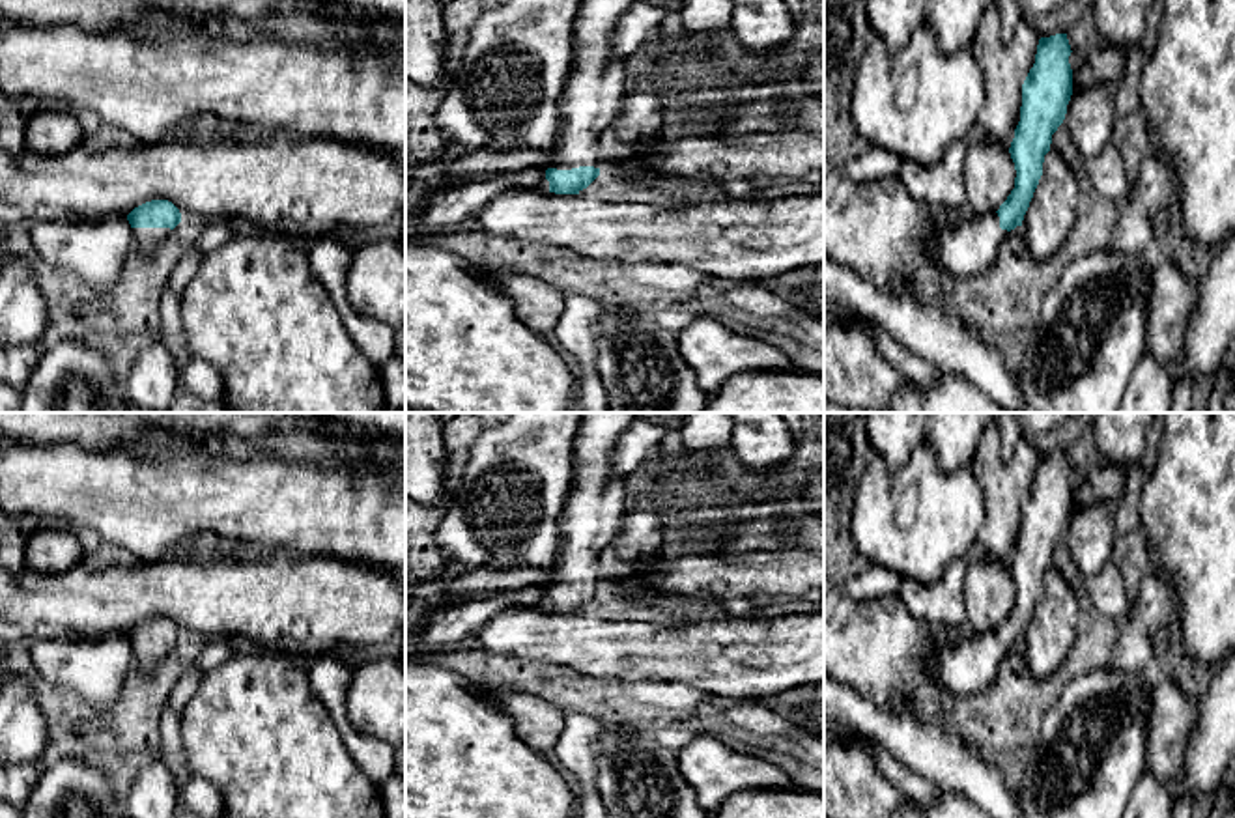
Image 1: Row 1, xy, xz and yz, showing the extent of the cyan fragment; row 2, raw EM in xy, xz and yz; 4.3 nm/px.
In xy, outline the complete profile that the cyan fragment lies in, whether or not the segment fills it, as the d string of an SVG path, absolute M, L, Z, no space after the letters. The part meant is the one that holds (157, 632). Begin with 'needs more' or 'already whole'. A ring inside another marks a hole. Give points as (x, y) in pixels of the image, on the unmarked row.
needs more; M151 618L135 626L127 639L133 659L146 670L153 670L172 656L181 641L179 628L168 618Z

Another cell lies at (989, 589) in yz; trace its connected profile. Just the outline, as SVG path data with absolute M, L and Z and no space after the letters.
M1000 560L970 566L964 581L968 628L979 633L996 631L1015 607L1015 581Z

